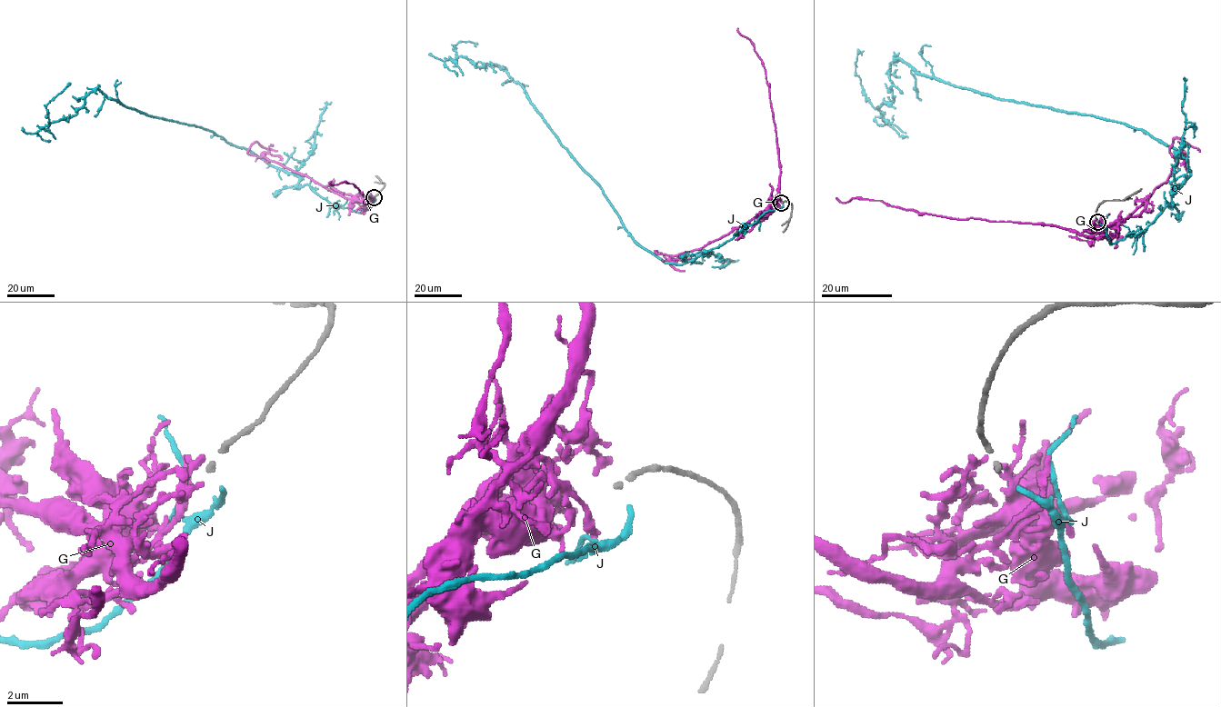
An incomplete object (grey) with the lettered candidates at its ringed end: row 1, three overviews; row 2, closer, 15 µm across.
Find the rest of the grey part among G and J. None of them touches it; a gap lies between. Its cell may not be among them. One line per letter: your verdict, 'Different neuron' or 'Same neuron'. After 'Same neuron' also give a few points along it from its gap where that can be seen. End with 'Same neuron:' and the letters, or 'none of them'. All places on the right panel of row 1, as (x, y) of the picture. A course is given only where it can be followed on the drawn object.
G: Different neuron
J: Same neuron. Its course: (1100, 224), (1110, 243), (1137, 236), (1185, 158), (898, 58), (875, 108), (863, 51)
Same neuron: J

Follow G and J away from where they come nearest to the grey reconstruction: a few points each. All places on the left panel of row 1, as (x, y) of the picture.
G: (373, 197), (364, 201), (345, 198), (305, 175), (247, 152), (255, 142), (277, 151)
J: (375, 199), (360, 212), (334, 207), (212, 131), (97, 89), (50, 122), (46, 104), (68, 84)

